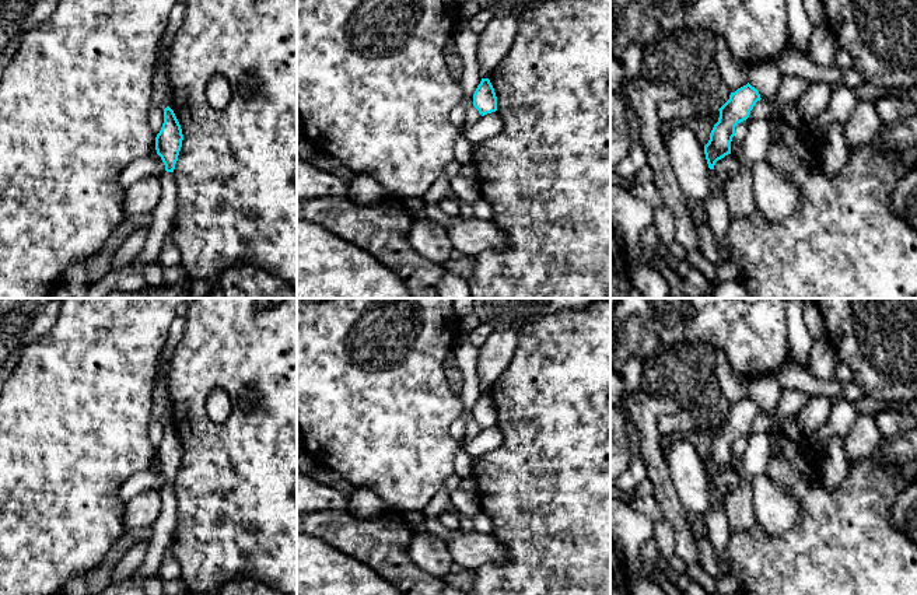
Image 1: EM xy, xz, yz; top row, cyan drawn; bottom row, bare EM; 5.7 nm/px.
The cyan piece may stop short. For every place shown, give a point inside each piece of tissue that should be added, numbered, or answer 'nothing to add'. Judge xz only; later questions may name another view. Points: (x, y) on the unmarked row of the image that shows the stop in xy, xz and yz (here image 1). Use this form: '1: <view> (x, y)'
nothing to add

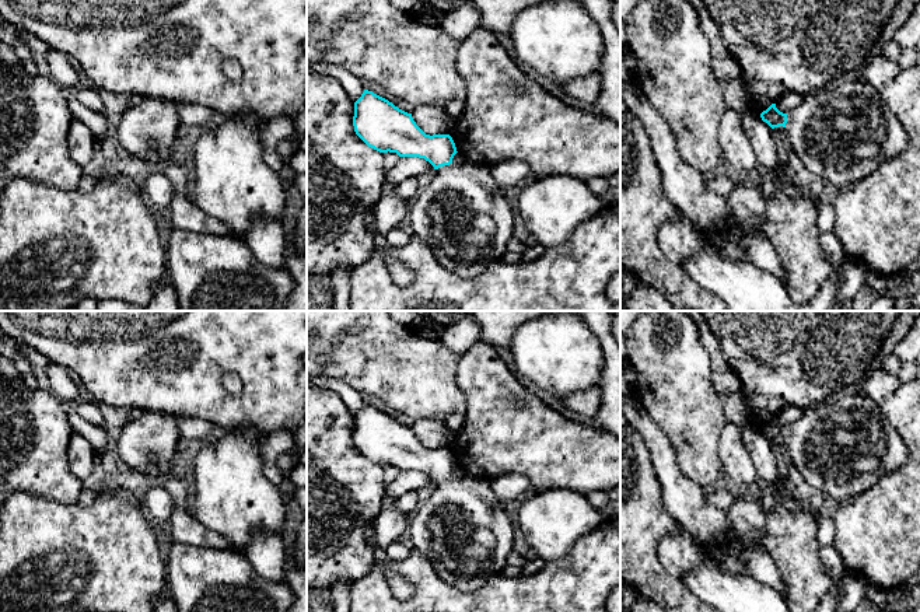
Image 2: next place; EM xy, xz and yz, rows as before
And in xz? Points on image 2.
1: xz (464, 532)

